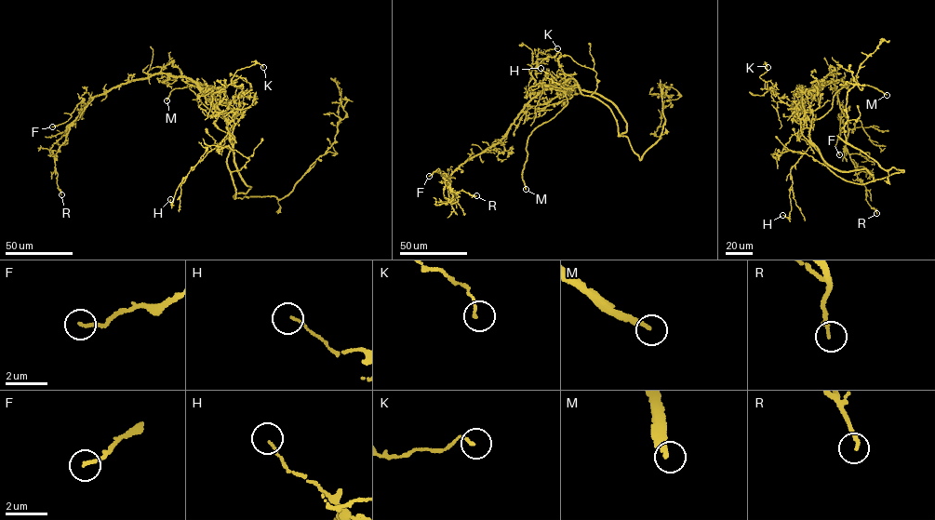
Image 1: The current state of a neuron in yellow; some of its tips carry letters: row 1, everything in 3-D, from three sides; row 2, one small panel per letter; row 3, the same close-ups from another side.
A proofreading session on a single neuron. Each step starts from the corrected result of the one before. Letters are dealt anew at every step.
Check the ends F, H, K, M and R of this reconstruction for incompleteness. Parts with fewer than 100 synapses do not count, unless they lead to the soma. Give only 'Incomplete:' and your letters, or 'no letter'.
Incomplete: M

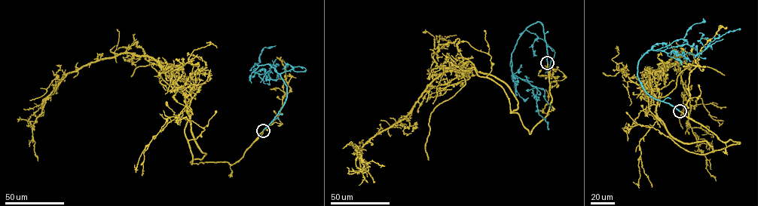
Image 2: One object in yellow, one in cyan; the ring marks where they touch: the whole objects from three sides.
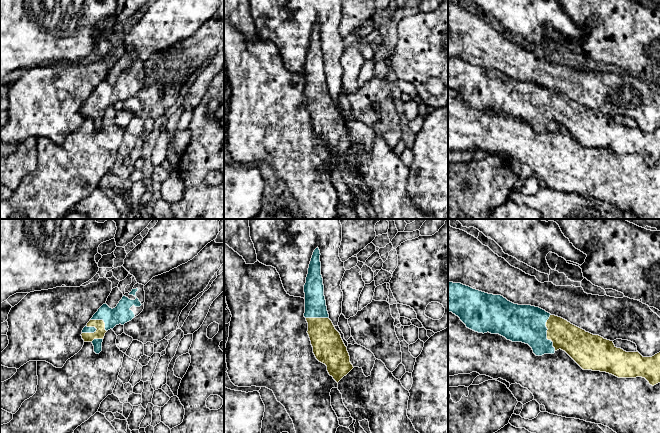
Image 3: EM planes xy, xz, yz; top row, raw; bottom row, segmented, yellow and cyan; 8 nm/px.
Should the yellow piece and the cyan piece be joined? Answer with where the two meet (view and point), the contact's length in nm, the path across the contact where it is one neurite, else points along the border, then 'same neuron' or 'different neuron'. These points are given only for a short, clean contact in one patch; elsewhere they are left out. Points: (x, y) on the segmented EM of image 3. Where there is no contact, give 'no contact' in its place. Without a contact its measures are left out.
meets yellow in yz at (547, 333); contact 300 nm long; runs through yz (576, 342), (558, 333), (547, 333), (532, 325), (518, 323); same neuron

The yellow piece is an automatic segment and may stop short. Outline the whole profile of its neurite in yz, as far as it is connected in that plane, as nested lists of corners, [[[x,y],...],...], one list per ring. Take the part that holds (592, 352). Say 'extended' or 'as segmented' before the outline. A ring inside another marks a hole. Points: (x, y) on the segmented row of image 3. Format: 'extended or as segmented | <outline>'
extended | [[[448,281],[448,311],[475,332],[499,334],[512,342],[528,344],[536,356],[554,354],[561,349],[583,370],[606,372],[618,378],[642,377],[652,386],[660,383],[660,352],[652,357],[643,357],[638,351],[626,352],[617,348],[613,341],[586,332],[539,307],[514,304],[501,295]]]

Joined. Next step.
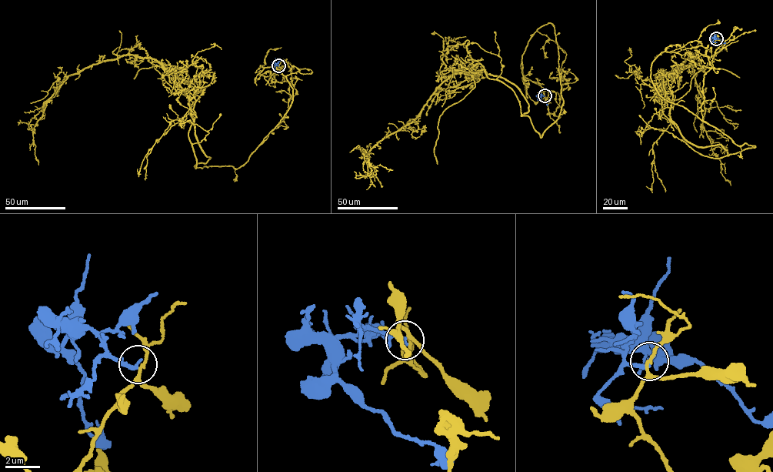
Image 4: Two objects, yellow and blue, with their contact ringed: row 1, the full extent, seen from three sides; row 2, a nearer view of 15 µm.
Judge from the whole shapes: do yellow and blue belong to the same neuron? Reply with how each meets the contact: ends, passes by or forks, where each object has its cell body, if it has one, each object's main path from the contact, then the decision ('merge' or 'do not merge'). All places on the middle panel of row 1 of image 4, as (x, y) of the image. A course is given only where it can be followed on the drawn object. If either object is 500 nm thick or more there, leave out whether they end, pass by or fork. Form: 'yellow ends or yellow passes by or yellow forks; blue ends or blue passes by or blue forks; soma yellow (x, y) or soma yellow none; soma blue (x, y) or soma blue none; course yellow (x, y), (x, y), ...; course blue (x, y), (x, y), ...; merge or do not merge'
yellow forks; blue passes by; soma yellow none; soma blue none; course yellow (544, 95), (521, 55), (551, 22), (563, 102), (543, 135), (513, 89), (454, 74), (364, 152), (392, 169); course blue (544, 96), (540, 95), (539, 98), (546, 105); do not merge

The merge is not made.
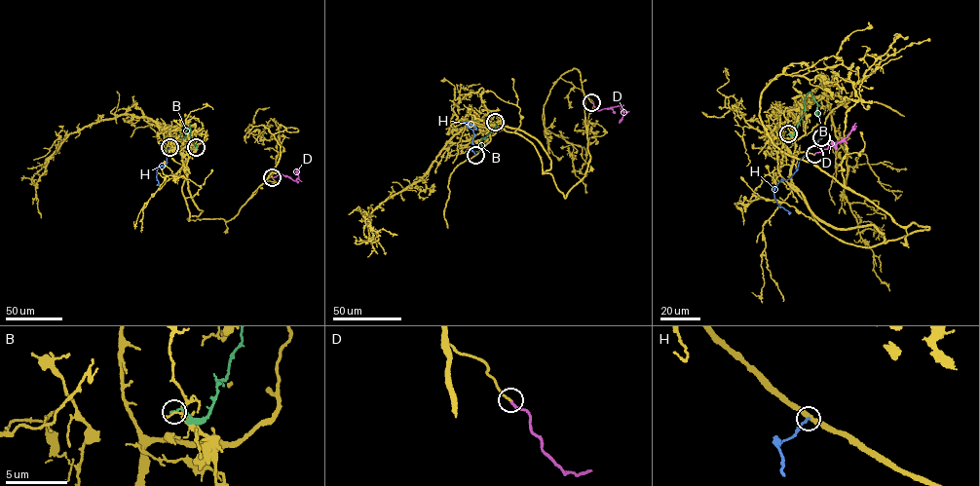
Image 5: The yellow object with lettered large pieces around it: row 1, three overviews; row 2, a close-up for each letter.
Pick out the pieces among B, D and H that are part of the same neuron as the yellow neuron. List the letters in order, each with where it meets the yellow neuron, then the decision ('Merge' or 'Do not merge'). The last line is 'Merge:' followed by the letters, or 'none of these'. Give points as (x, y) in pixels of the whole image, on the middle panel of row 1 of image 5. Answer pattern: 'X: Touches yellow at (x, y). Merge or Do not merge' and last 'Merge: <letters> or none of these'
B: Touches yellow at (495, 122). Do not merge
D: Touches yellow at (591, 102). Merge
H: Touches yellow at (475, 155). Do not merge
Merge: D

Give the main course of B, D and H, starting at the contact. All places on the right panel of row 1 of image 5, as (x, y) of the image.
B: (788, 133), (794, 133), (803, 115), (804, 99), (810, 92), (816, 109)
D: (814, 154), (827, 149), (830, 141), (835, 147), (855, 124)
H: (821, 137), (802, 158), (798, 169), (788, 179), (780, 180), (773, 191), (776, 203), (789, 214)

